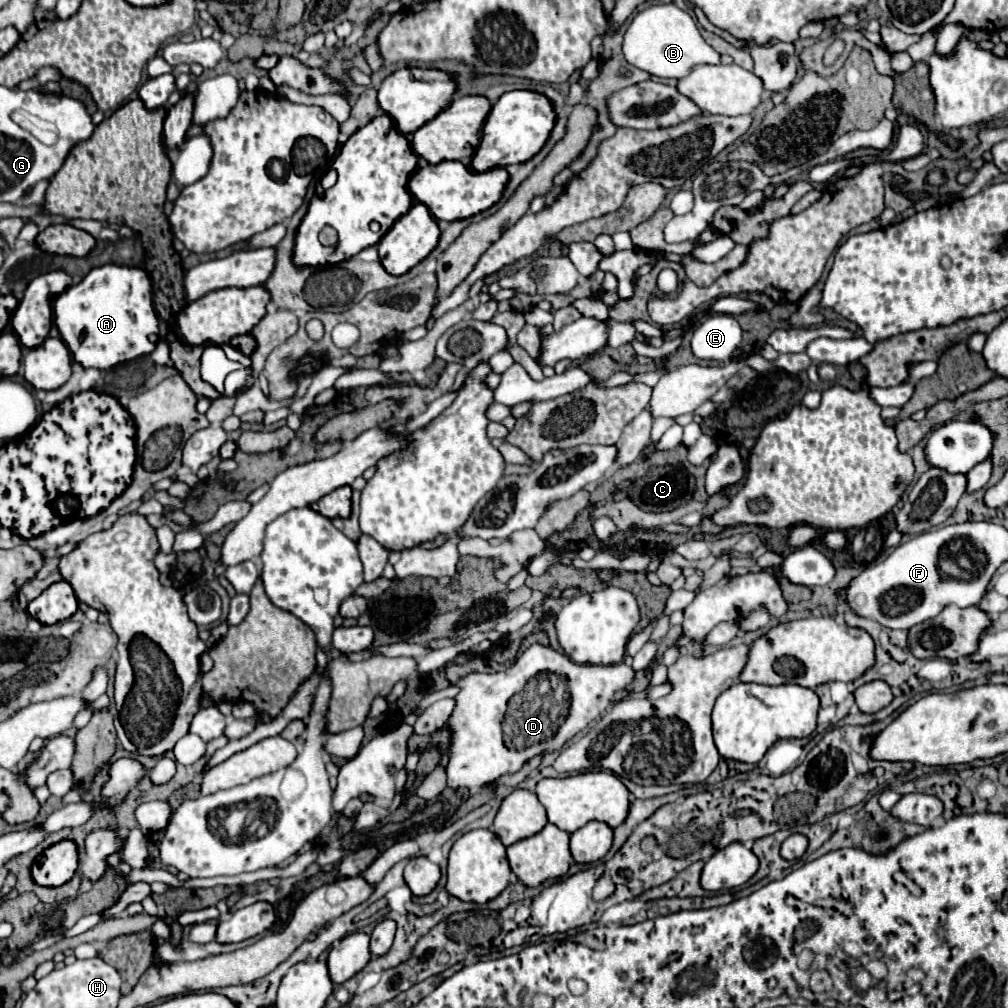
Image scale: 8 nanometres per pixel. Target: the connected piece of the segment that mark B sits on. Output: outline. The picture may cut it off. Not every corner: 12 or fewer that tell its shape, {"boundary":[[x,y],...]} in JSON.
{"boundary":[[654,4],[624,34],[624,58],[658,78],[720,64],[692,16]]}

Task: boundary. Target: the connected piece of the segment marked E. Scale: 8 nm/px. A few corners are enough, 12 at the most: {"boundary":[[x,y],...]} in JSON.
{"boundary":[[710,314],[692,330],[692,352],[728,360],[742,340],[730,314]]}

